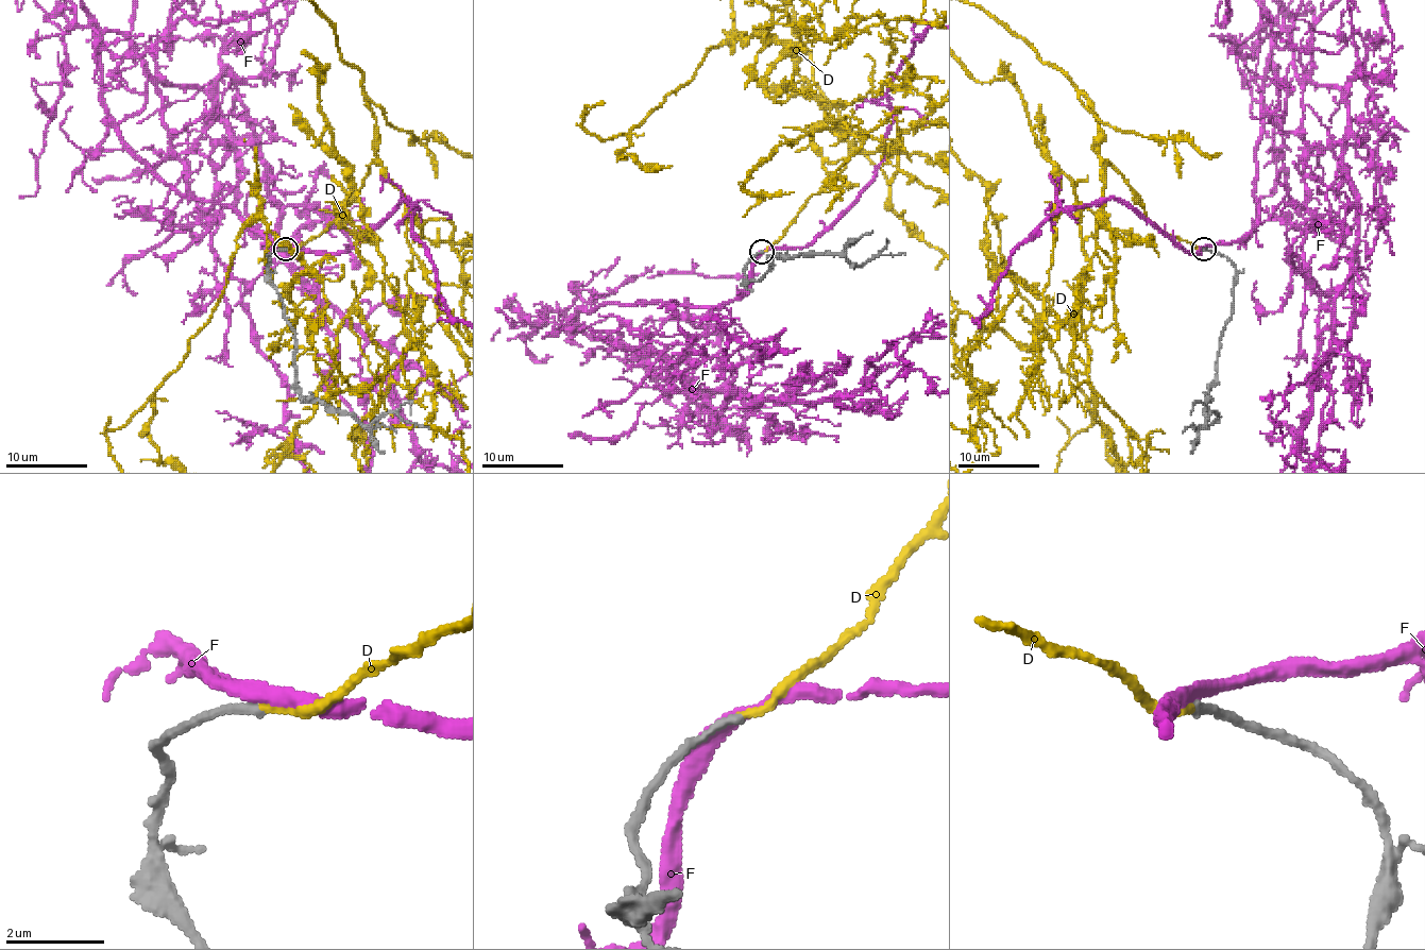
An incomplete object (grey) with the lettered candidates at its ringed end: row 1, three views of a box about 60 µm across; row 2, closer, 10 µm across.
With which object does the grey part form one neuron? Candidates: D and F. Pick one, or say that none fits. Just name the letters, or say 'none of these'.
D

